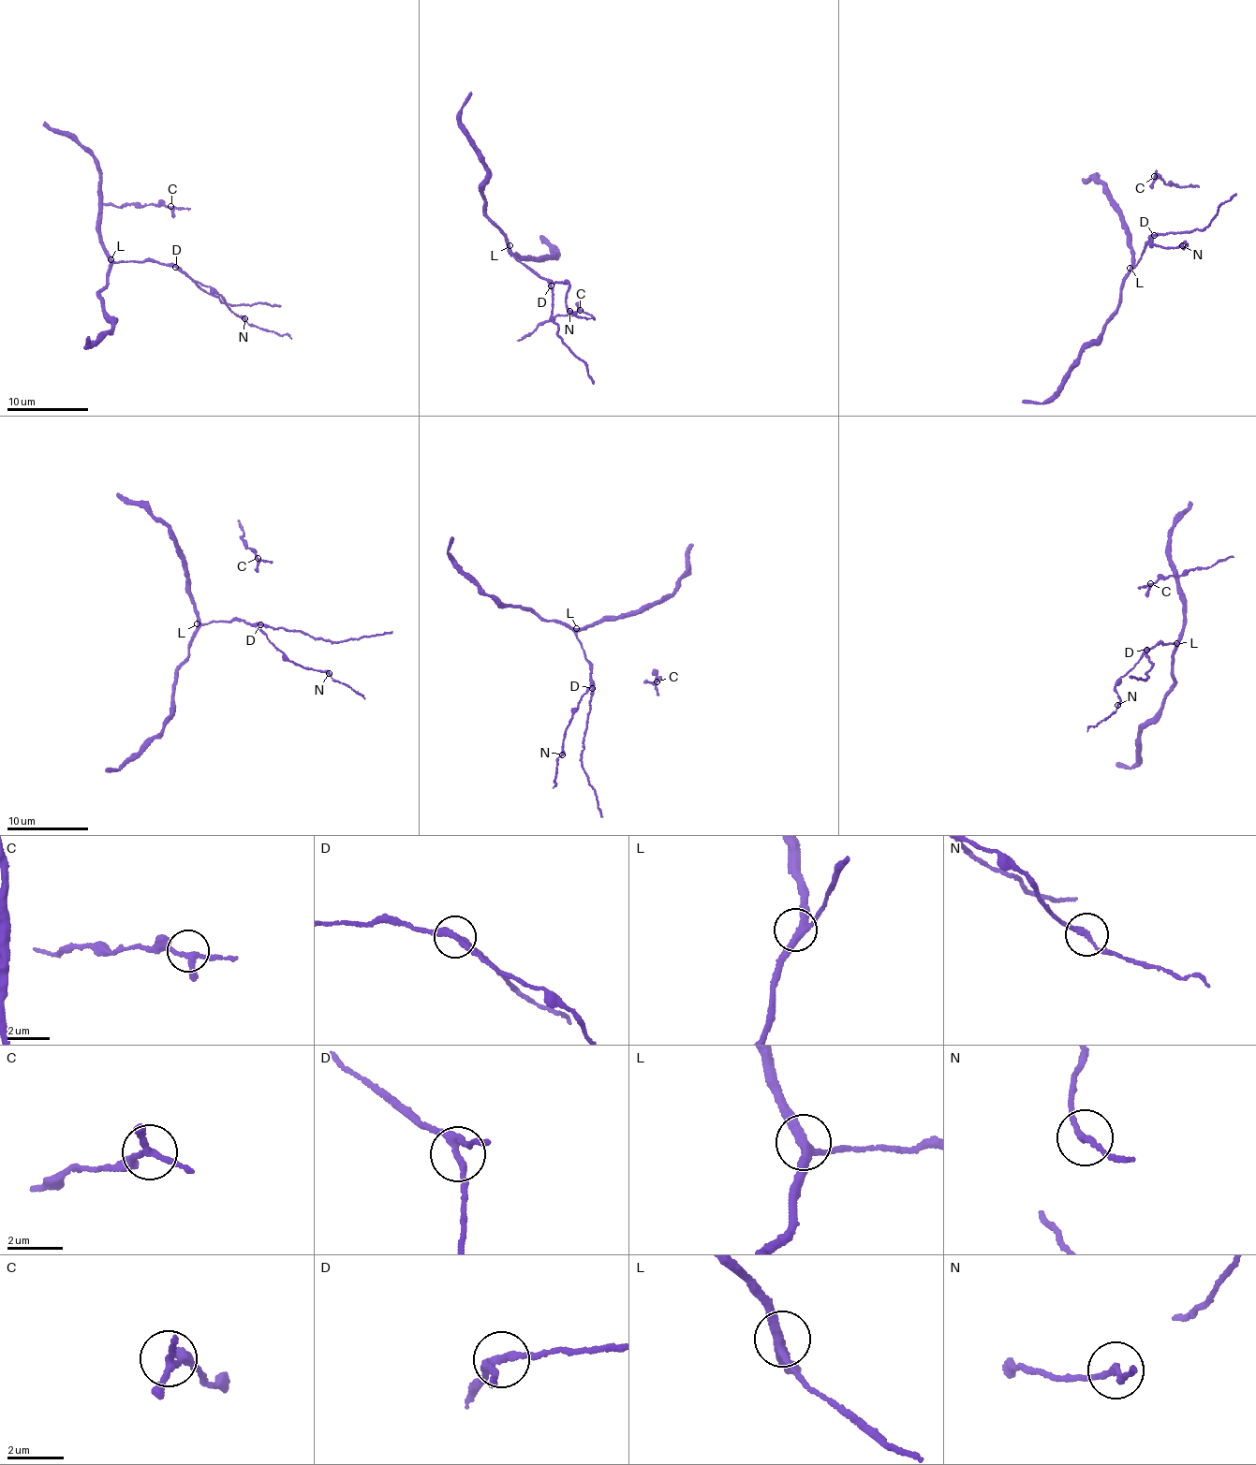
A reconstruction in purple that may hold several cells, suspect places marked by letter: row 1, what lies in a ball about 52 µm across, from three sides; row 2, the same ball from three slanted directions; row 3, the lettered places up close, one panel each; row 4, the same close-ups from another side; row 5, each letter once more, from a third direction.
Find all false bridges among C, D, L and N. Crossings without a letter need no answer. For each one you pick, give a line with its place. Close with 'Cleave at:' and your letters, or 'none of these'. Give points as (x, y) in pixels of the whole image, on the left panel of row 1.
Cleave at: none of these

